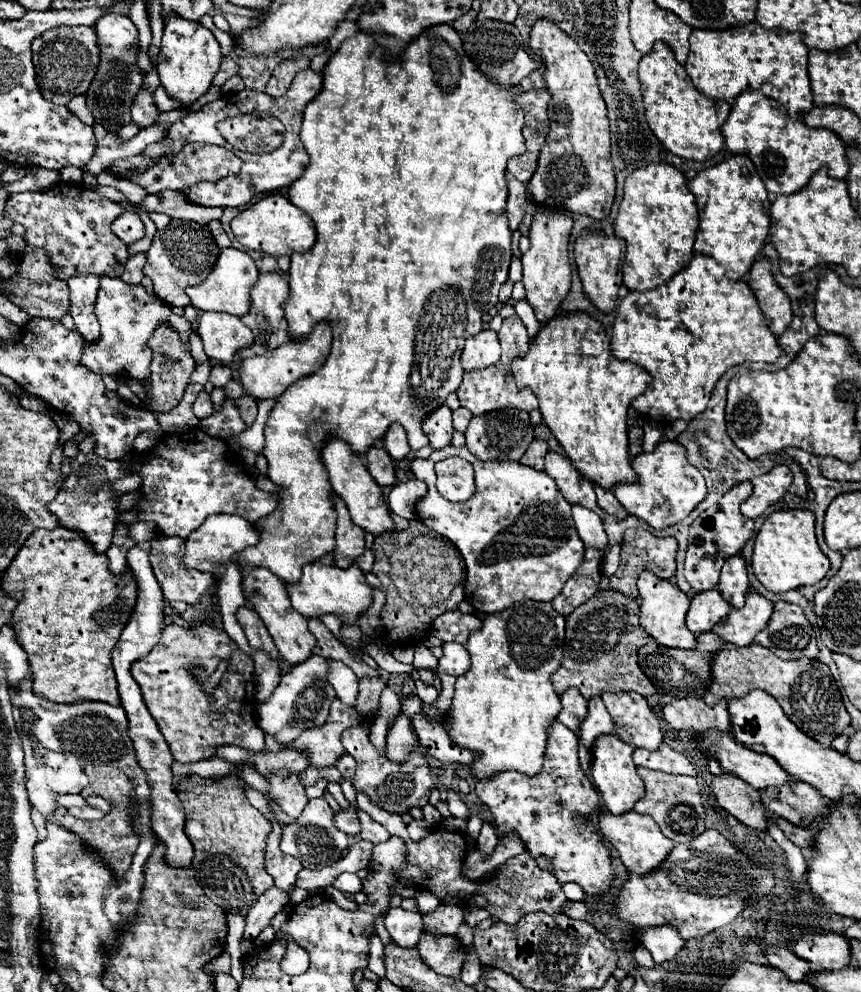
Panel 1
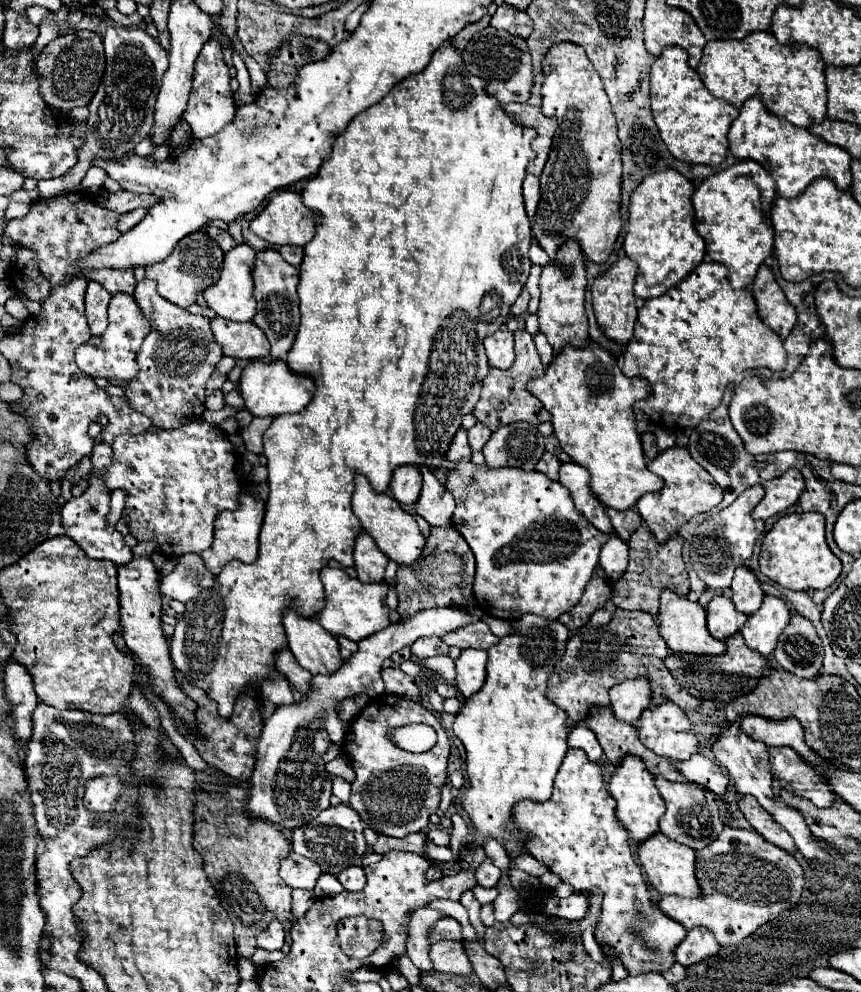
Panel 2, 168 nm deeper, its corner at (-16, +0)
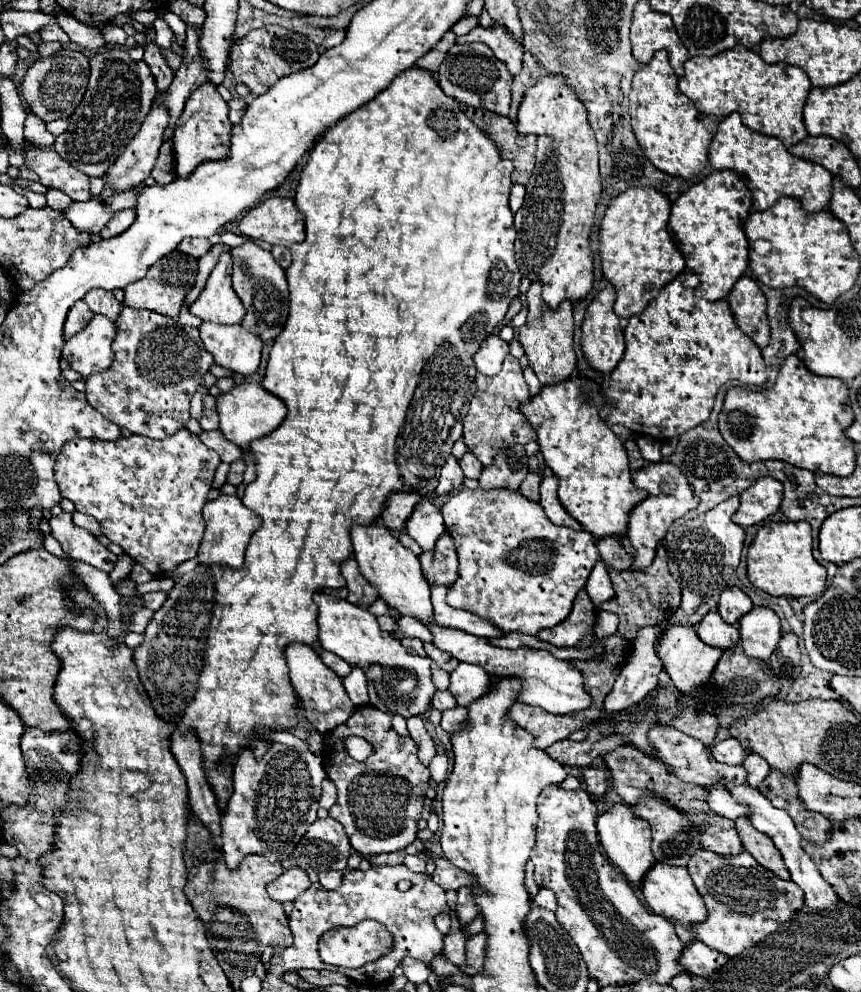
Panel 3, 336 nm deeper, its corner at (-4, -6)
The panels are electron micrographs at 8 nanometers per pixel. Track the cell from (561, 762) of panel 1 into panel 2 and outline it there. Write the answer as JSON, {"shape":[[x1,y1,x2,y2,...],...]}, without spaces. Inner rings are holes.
{"shape":[[570,749,560,765,560,771,554,779,554,793,550,801,546,803,534,803,534,801,520,801,520,805,514,807,514,819,516,825,520,825,522,831,532,833,532,839,528,841,528,853,542,861,552,873,556,873,564,883,570,883,574,891,588,891,594,887,600,887,604,893,602,901,602,915,596,923,596,941,600,945,612,947,612,955,622,961,626,971,630,975,642,975,642,973,664,973,668,971,676,959,674,951,680,941,686,937,686,929,672,921,668,915,660,913,658,905,652,903,652,897,648,893,648,885,642,877,640,867,634,863,634,857,628,849,628,833,622,829,620,821,616,819,616,801,606,789,602,771,596,763,588,761,584,751]]}

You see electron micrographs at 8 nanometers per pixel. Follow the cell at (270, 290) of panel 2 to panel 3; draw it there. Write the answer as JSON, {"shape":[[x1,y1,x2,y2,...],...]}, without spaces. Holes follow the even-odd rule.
{"shape":[[244,243,240,247,234,247,232,261,234,261,234,271,232,271,234,291,238,293,240,301,246,307,246,317,242,321,242,327,258,335,262,343,270,343,278,337,288,319,288,283,284,269,274,261,268,249,262,249,256,243]]}

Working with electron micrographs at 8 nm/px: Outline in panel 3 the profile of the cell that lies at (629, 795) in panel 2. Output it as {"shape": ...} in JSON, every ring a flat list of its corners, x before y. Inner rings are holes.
{"shape":[[612,803,612,807,608,811,604,811,598,817,598,839,600,845,604,847,606,855,612,859,612,863,616,867,620,867,626,875,626,879,632,885,640,885,646,871,652,867,654,863,654,855,650,851,650,825,648,821,640,819,634,815,634,809,628,803]]}

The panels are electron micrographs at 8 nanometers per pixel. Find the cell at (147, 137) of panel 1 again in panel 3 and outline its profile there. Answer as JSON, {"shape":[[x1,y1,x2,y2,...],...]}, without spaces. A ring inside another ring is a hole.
{"shape":[[48,189,46,199,48,199,48,205,52,209,58,209,58,211,66,211,68,203,70,203,70,197,64,191,60,191,60,189]]}

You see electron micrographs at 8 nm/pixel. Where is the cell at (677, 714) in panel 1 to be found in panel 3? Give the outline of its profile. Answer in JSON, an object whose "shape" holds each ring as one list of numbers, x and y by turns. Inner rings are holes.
{"shape":[[732,781,726,783,726,789,732,793,732,797,746,805,748,807,748,819,750,823,760,831,760,833,766,833,774,845,780,849,784,861,786,861,786,867,790,871,790,879,804,891,804,901,806,901,806,907,812,909,812,911,820,911,820,909,832,909,836,903,838,903,838,895,832,891,832,885,820,875,820,871,816,869,816,863,808,857,808,853,802,849,800,841,802,841,802,835,798,833,798,829,794,827,794,821,790,819,790,815,784,811,784,809,778,809,770,803,770,799,766,799,766,795,762,795,756,787,744,783,744,785,736,785]]}

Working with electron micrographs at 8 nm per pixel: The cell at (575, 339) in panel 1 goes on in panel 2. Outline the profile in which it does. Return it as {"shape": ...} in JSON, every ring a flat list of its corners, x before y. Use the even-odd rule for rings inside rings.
{"shape":[[588,343,582,349,574,349,572,345,564,347,554,357,546,373,538,379,532,379,526,387,550,411,554,435,560,441,562,451,566,451,574,463,588,469,590,491,594,491,594,495,604,507,616,511,628,511,636,505,636,501,642,495,662,489,662,479,646,469,646,459,642,453,640,435,636,431,636,419,632,407,636,401,646,399,650,395,650,385,646,383,648,383,646,379,628,379,626,375,622,375,616,359,606,349,602,349,596,343]]}

